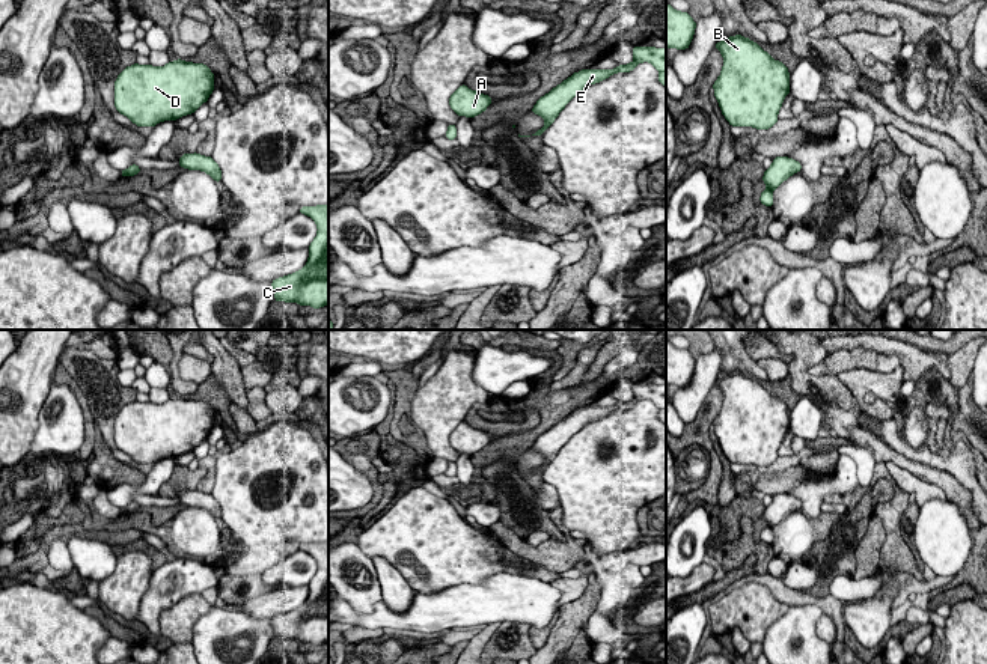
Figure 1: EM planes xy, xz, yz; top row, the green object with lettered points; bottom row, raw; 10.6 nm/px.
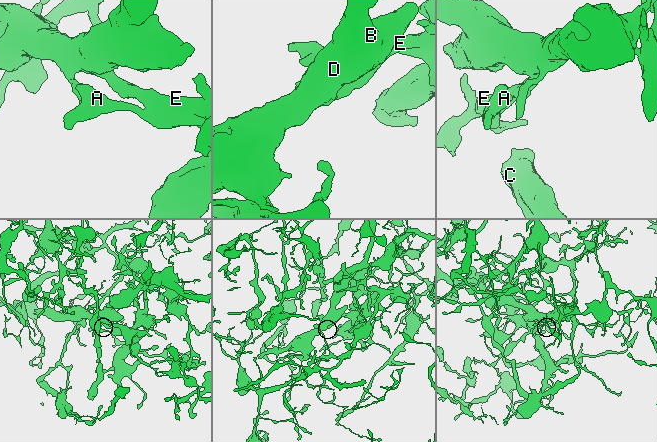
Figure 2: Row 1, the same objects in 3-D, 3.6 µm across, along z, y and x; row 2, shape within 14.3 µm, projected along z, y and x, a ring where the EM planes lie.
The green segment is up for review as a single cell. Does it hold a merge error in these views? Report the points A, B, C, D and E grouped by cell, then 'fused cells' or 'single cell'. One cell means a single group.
A C E / B D | fused cells

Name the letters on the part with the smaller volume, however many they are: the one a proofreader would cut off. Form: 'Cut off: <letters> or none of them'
Cut off: B, D

